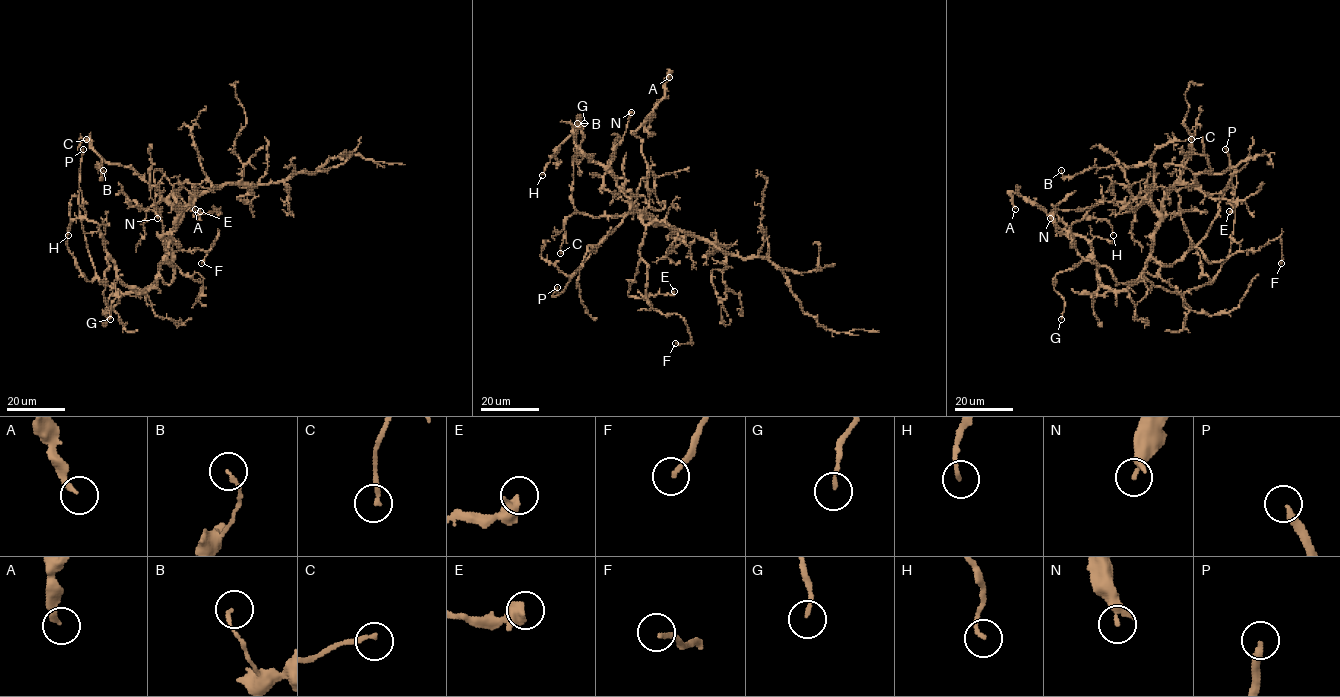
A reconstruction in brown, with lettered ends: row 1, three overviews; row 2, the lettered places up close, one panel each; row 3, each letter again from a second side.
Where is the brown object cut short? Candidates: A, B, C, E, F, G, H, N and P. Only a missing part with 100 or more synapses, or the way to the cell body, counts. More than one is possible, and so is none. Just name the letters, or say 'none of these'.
P

